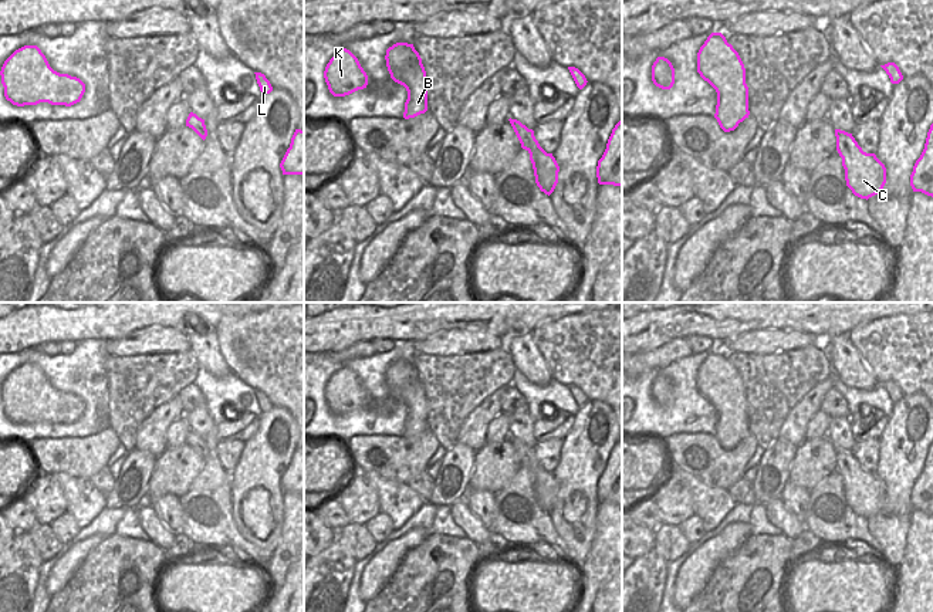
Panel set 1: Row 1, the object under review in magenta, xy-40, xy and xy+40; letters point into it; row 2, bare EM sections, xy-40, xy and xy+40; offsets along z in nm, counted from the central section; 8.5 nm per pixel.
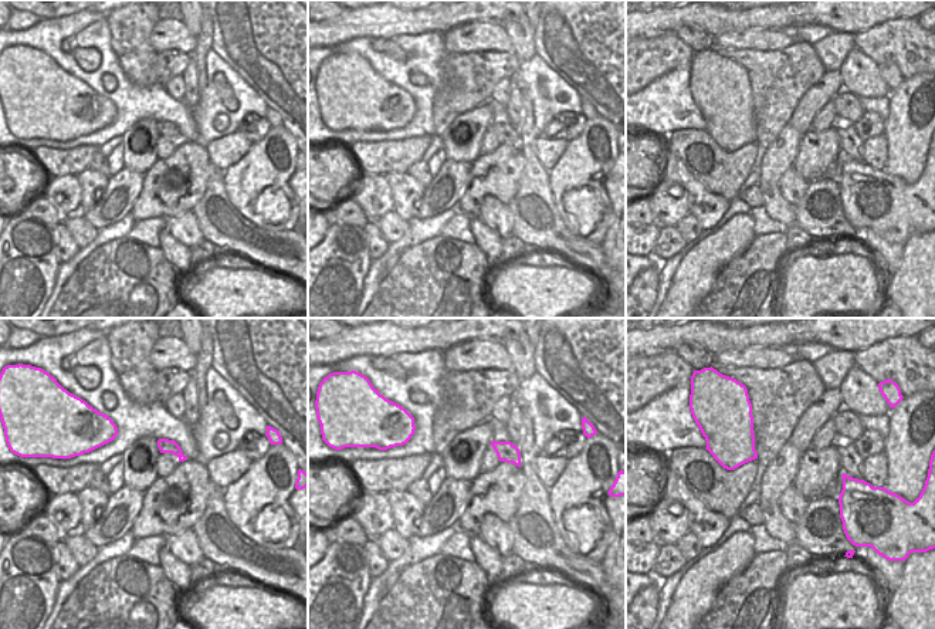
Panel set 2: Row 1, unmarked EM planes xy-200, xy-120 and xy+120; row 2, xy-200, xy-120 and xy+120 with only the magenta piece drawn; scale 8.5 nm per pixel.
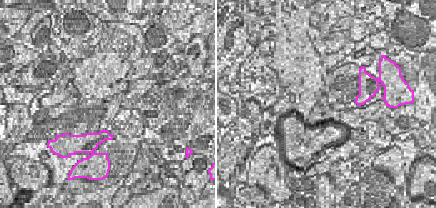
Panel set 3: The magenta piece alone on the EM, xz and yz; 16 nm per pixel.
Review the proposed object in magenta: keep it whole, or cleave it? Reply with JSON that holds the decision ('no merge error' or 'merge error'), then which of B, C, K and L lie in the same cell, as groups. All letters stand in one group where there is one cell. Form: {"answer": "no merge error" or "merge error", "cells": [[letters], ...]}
{"answer": "no merge error", "cells": [["B", "C", "K", "L"]]}

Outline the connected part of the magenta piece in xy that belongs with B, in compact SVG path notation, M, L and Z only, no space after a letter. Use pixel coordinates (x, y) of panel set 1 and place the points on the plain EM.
M396 361L386 368L391 396L408 409L403 436L415 436L427 429L427 398L419 371L413 362Z

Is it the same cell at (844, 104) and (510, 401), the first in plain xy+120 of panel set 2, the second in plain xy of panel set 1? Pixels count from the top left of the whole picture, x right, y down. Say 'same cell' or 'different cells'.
same cell

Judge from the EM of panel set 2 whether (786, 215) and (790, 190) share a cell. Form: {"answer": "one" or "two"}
{"answer": "two"}

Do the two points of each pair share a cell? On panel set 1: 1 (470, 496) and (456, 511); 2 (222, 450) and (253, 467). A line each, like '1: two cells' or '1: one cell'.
1: two cells
2: two cells

